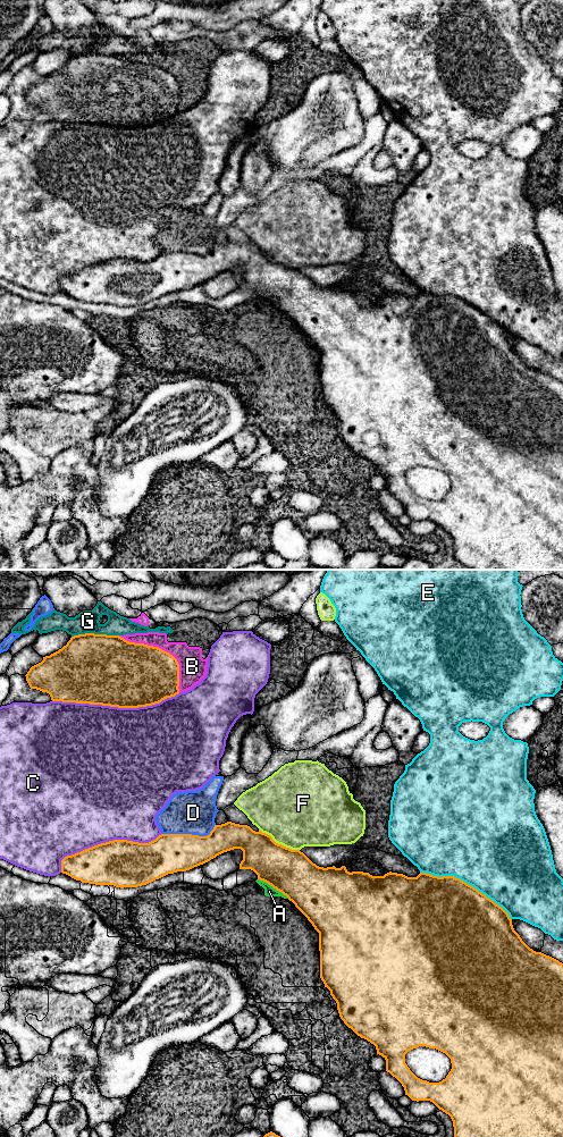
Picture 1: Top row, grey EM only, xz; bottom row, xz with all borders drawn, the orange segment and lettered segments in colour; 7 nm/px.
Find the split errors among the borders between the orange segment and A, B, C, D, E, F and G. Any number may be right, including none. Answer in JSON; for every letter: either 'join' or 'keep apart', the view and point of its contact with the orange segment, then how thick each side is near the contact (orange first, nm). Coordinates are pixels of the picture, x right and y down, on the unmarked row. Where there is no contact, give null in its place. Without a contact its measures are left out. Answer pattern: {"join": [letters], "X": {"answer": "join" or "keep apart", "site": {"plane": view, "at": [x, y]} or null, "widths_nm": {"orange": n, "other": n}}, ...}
{"join": [], "A": {"answer": "keep apart", "site": {"plane": "xz", "at": [274, 306]}, "widths_nm": {"orange": 320, "other": 80}}, "B": {"answer": "keep apart", "site": {"plane": "xz", "at": [164, 69]}, "widths_nm": {"orange": 440, "other": 190}}, "C": {"answer": "keep apart", "site": {"plane": "xz", "at": [116, 125]}, "widths_nm": {"orange": 480, "other": 480}}, "D": {"answer": "keep apart", "site": {"plane": "xz", "at": [190, 253]}, "widths_nm": {"orange": 280, "other": 300}}, "E": {"answer": "keep apart", "site": {"plane": "xz", "at": [465, 302]}, "widths_nm": {"orange": 500, "other": 500}}, "F": {"answer": "keep apart", "site": {"plane": "xz", "at": [279, 263]}, "widths_nm": {"orange": 320, "other": 480}}, "G": {"answer": "keep apart", "site": {"plane": "xz", "at": [94, 53]}, "widths_nm": {"orange": 500, "other": 160}}}

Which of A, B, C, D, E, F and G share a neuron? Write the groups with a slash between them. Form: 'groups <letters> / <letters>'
groups A B / C / D / E / F / G

